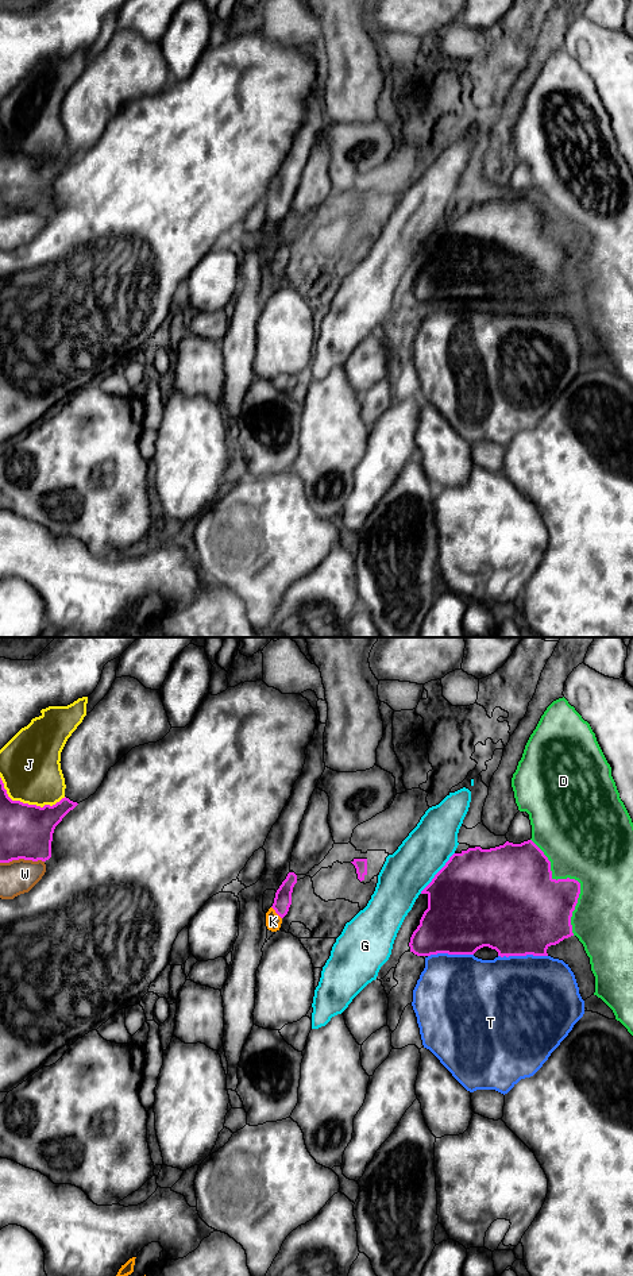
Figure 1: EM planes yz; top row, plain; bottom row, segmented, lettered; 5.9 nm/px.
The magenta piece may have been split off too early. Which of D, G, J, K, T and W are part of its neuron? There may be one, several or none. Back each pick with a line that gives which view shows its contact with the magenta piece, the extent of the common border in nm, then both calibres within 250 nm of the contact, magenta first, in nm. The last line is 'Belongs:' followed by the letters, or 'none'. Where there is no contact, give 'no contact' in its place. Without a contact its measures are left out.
K: yz | 100 nm | 110/100 nm
Belongs: K

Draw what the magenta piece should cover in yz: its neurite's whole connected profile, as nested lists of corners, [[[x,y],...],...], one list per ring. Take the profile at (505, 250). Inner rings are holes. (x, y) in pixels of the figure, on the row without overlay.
[[[532,192],[521,196],[506,193],[490,201],[475,198],[453,205],[421,246],[428,247],[428,261],[409,294],[410,304],[417,308],[474,307],[483,298],[495,301],[501,309],[548,308],[547,301],[551,297],[574,288],[571,269],[580,246],[580,235],[570,230],[553,231],[551,213]]]

